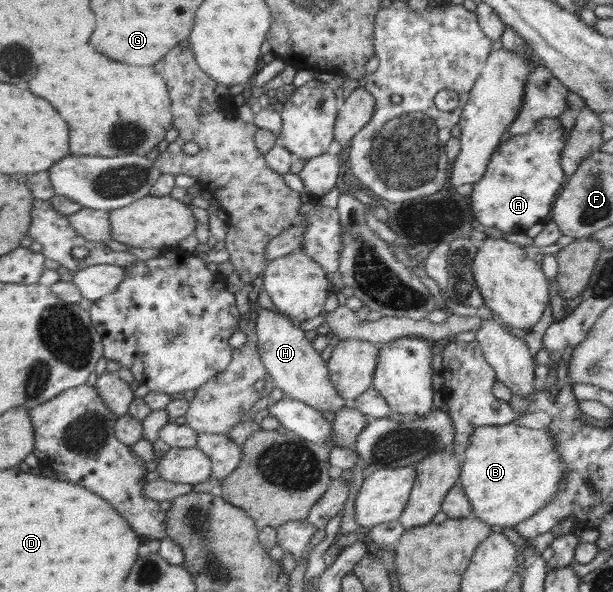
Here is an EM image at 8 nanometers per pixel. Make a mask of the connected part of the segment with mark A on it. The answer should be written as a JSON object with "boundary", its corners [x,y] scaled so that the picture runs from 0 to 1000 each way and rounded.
{"boundary":[[[891,199],[858,226],[832,230],[806,253],[790,297],[772,311],[763,333],[768,358],[793,385],[809,385],[824,399],[852,395],[881,375],[896,370],[905,333],[925,304],[914,282],[915,255],[923,230],[912,203]]]}

